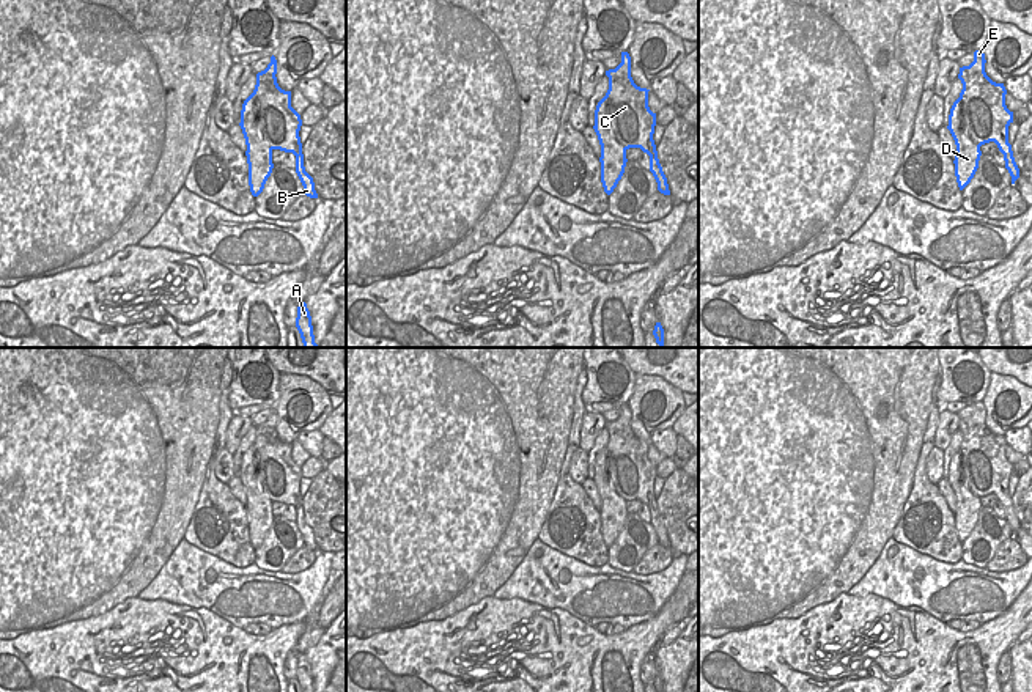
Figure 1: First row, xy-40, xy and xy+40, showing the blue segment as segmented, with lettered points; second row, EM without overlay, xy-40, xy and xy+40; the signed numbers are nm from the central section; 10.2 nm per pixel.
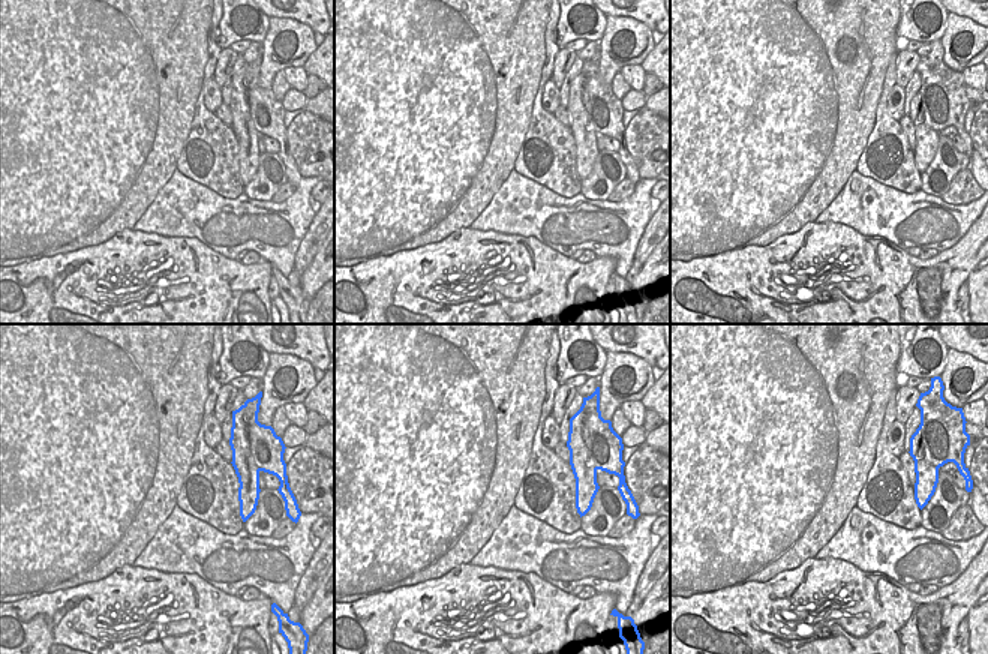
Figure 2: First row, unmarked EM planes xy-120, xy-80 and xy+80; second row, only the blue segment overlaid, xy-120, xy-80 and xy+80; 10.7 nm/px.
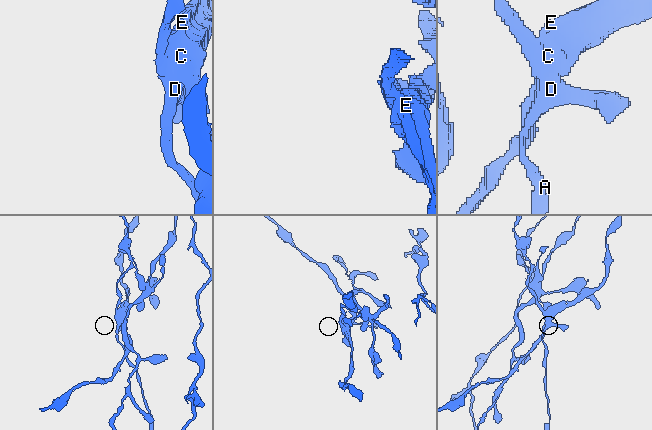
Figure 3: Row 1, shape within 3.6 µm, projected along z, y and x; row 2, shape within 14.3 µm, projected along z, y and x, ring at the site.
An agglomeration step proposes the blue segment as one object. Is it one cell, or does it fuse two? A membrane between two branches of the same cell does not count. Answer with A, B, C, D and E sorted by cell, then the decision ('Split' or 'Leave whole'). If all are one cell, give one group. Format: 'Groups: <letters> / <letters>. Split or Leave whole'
Groups: A D / B C E. Split.

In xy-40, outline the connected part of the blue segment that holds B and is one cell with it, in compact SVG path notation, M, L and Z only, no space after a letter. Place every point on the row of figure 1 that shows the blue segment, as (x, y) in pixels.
M272 55L267 68L256 74L253 101L264 142L272 149L296 156L296 173L304 186L304 193L318 198L313 178L305 171L299 131L300 115L291 107L291 91L277 83L277 60Z

